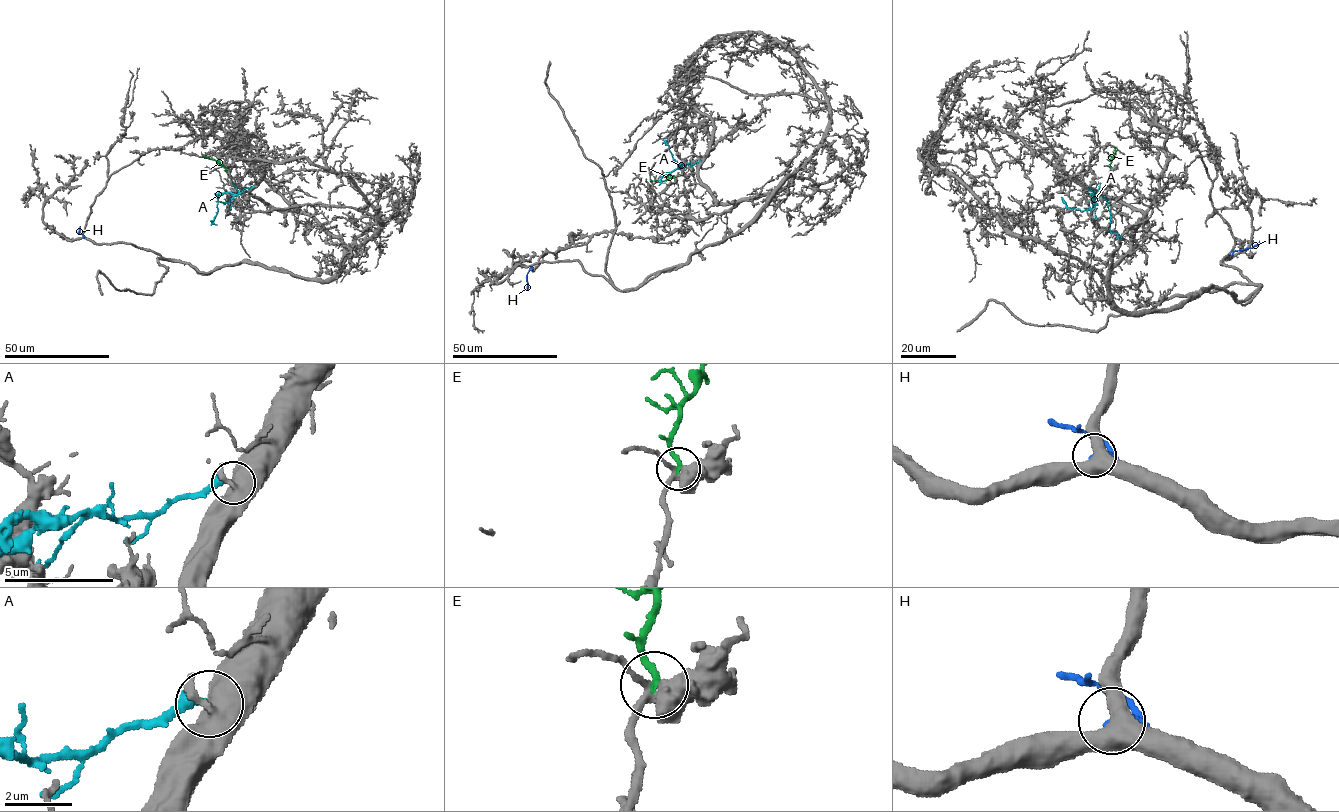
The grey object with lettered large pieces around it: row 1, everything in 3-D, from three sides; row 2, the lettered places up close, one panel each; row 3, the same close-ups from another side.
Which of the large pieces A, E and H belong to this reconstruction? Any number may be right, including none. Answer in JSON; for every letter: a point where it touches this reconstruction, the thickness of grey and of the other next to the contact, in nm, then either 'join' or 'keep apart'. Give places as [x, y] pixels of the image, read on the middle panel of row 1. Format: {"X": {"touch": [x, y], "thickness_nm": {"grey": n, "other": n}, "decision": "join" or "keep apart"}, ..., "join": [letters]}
{"A": {"touch": [701, 160], "thickness_nm": {"grey": 460, "other": 260}, "decision": "keep apart"}, "E": {"touch": [675, 177], "thickness_nm": {"grey": 320, "other": 220}, "decision": "join"}, "H": {"touch": [531, 267], "thickness_nm": {"grey": 460, "other": 160}, "decision": "keep apart"}, "join": ["E"]}

